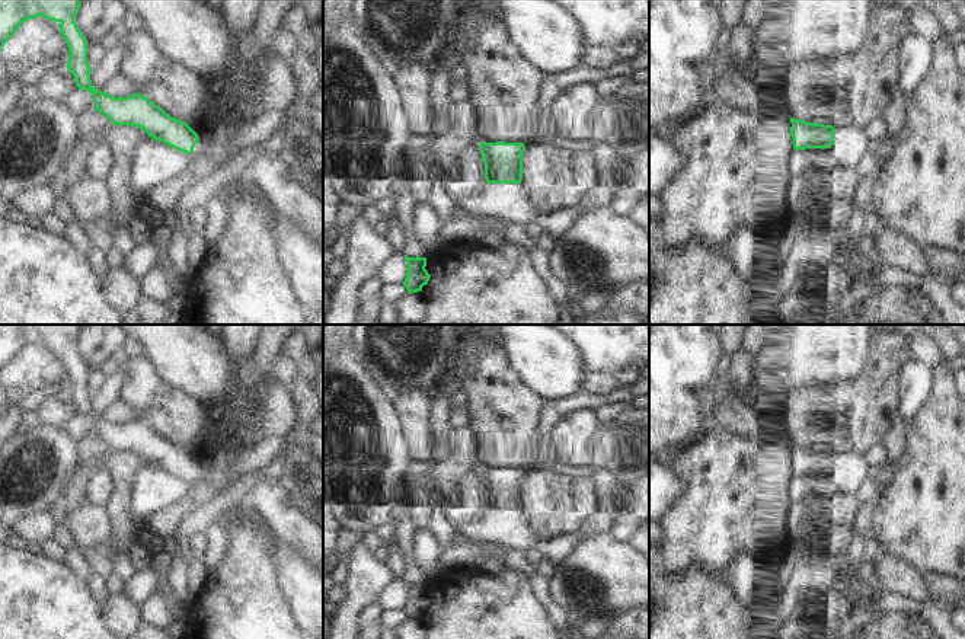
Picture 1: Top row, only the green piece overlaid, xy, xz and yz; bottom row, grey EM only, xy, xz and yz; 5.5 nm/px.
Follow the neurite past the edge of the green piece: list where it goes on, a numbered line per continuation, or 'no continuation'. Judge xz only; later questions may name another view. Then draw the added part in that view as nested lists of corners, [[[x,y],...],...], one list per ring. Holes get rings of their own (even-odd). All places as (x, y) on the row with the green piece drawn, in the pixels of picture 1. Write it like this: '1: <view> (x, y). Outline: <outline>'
no continuation

